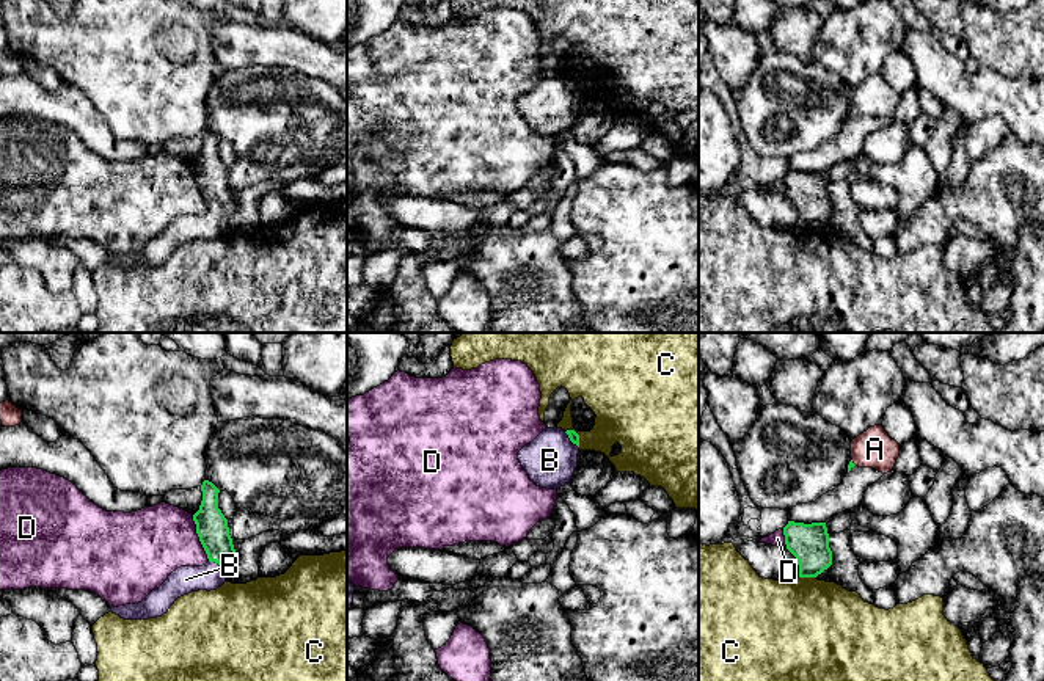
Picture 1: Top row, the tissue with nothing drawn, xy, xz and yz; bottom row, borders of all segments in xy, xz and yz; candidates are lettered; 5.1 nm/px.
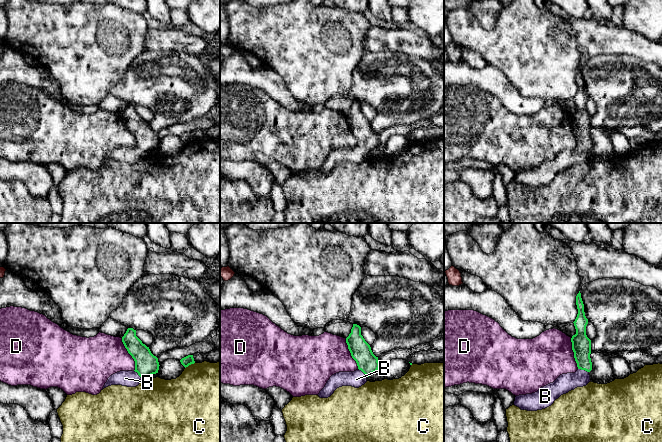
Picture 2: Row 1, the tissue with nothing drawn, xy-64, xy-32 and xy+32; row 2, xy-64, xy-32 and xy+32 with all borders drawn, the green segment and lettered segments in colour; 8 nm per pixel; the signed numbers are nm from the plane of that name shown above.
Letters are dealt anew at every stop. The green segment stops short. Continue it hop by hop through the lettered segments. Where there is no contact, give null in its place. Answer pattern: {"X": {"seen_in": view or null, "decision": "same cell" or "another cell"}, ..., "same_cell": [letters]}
{"A": {"seen_in": "yz", "decision": "another cell"}, "B": {"seen_in": "xy", "decision": "same cell"}, "C": {"seen_in": "yz", "decision": "another cell"}, "D": {"seen_in": "xy", "decision": "another cell"}, "same_cell": ["B"]}

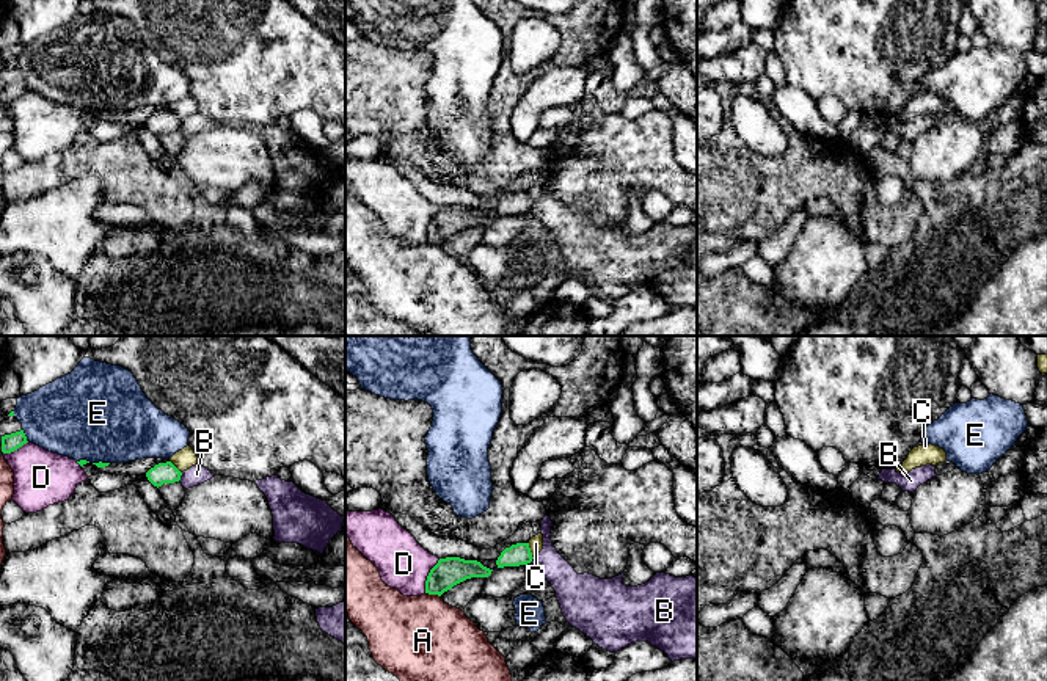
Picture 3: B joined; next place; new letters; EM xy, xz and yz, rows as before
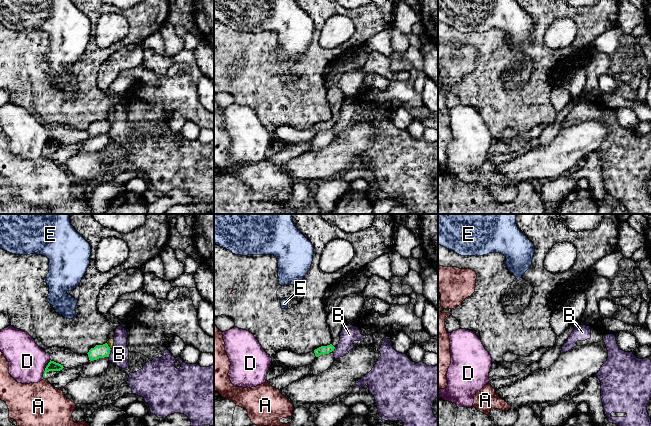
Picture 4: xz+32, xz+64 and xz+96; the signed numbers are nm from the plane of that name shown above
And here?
{"A": {"seen_in": "xz", "decision": "another cell"}, "B": {"seen_in": "xy", "decision": "another cell"}, "C": {"seen_in": "xz", "decision": "another cell"}, "D": {"seen_in": "xz", "decision": "another cell"}, "E": {"seen_in": "xy", "decision": "another cell"}, "same_cell": []}

